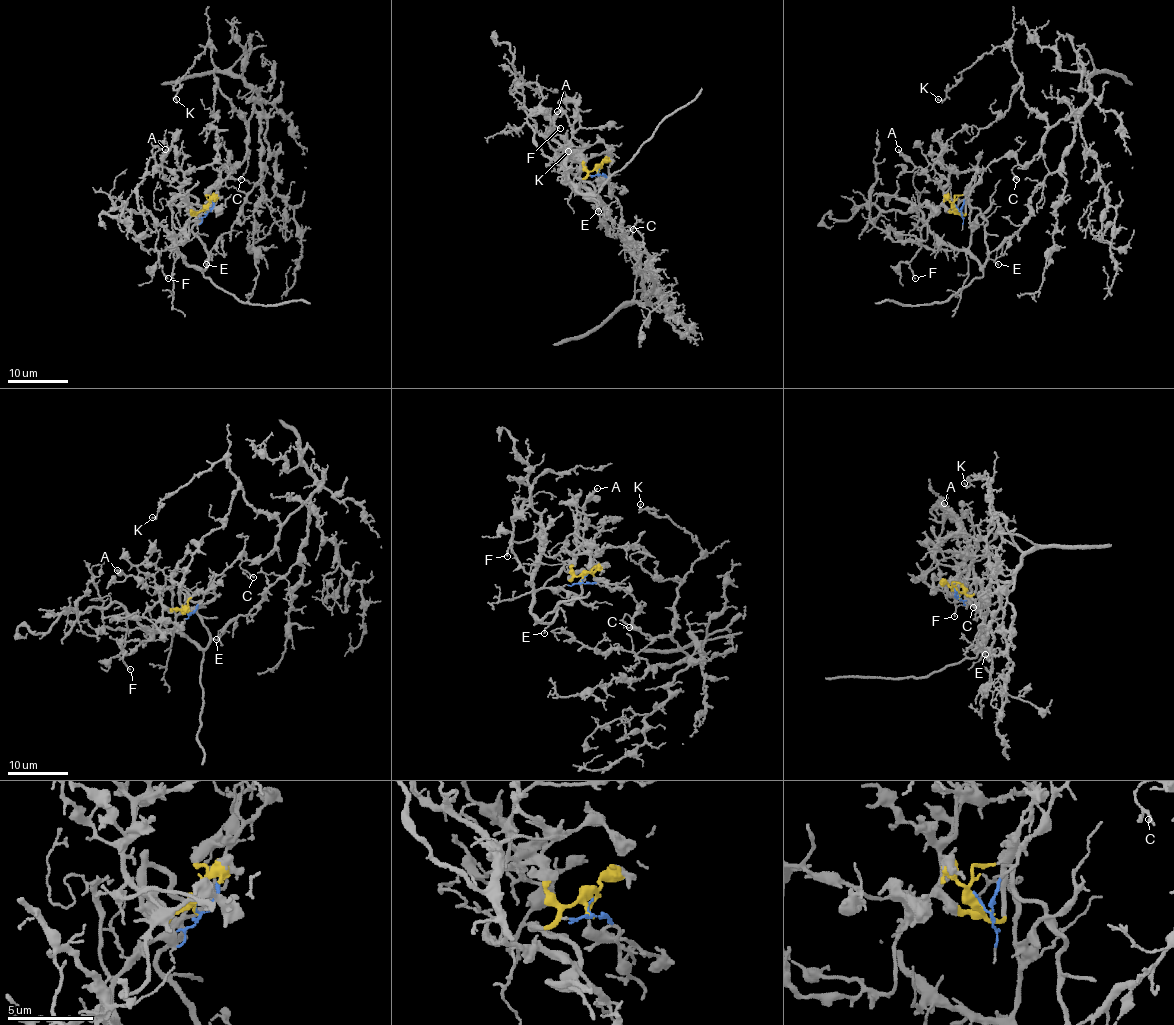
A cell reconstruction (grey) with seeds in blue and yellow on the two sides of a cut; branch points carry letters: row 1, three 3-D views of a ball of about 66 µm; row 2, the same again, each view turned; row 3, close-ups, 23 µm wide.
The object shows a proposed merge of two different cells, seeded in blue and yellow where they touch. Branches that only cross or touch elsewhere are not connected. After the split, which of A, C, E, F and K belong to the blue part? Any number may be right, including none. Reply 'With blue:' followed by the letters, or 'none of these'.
With blue: C, K

